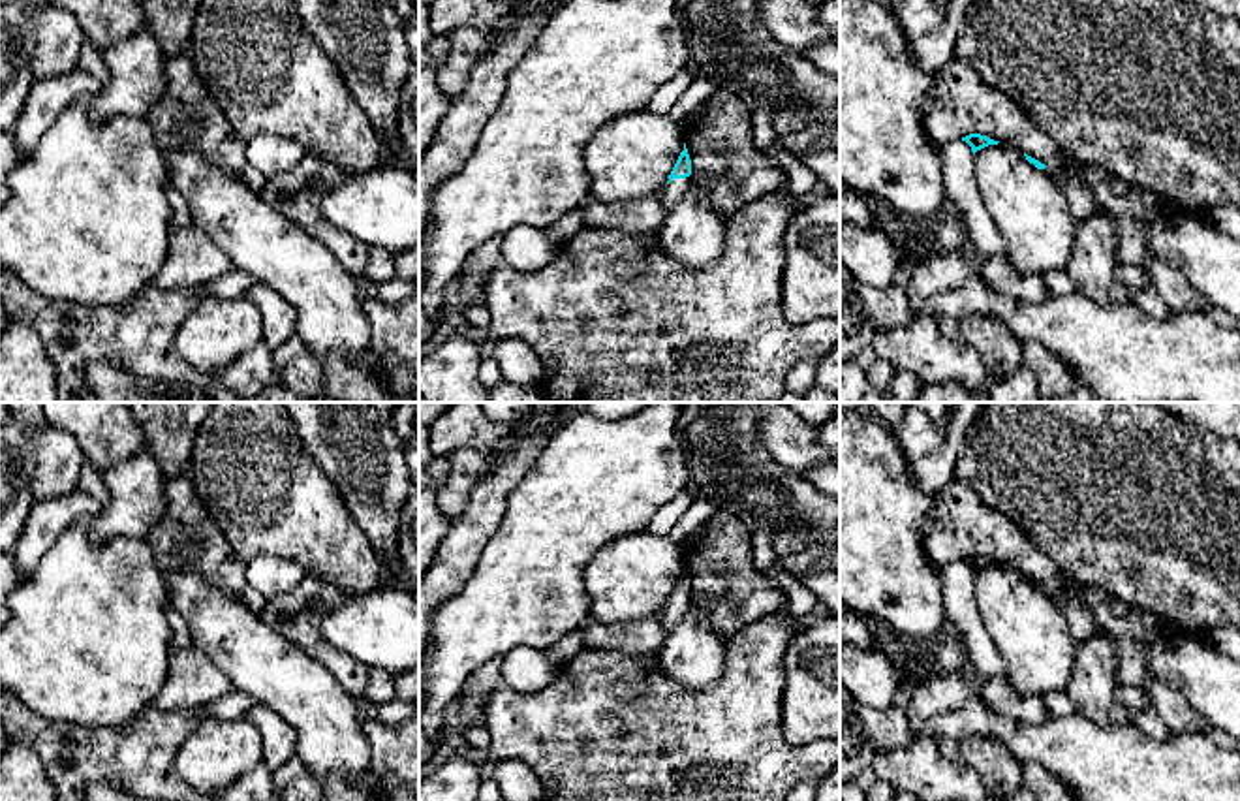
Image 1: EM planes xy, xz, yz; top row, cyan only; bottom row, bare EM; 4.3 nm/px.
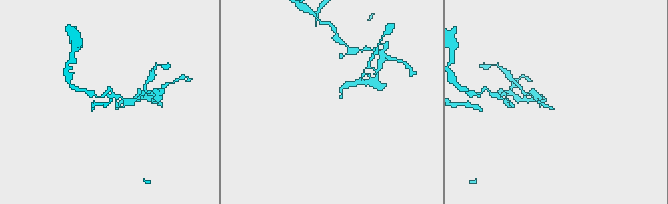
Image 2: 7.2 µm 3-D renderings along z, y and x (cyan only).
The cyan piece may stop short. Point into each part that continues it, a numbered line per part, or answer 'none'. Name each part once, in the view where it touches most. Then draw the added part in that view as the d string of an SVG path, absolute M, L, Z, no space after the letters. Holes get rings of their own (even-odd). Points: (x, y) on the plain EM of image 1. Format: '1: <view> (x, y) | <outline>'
1: xz (671, 613) | M691 596L686 600L673 600L669 605L663 607L661 624L663 624L665 632L669 632L676 626L676 622L686 613L690 604L691 604Z

